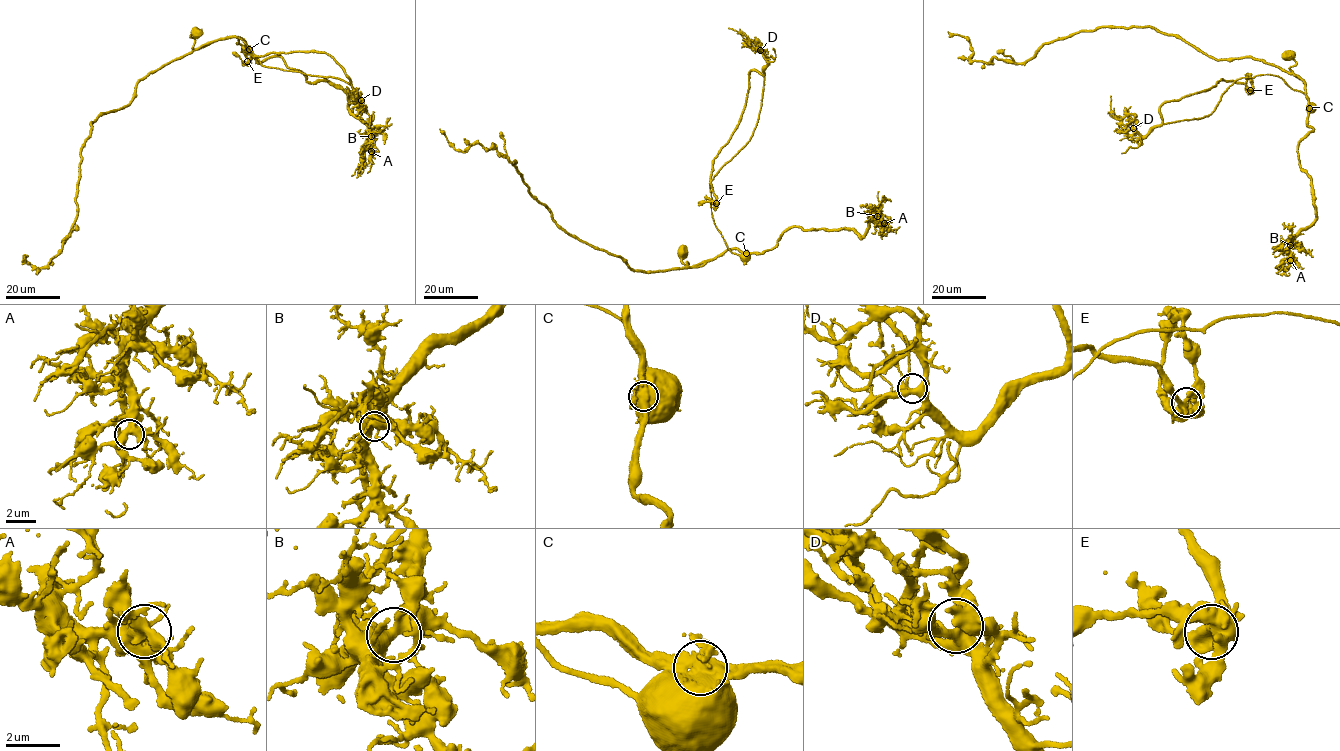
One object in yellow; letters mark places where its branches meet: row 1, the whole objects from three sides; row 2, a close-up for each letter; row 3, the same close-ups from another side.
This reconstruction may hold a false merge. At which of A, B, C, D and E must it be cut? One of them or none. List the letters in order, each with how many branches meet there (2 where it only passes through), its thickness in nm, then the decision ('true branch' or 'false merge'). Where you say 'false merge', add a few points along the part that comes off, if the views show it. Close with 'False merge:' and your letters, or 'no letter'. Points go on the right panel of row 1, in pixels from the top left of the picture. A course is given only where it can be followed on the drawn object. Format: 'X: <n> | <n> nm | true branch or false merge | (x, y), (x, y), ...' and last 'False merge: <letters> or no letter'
A: 5 | 480 nm | true branch
B: 4 | 460 nm | true branch
C: 4 | 700 nm | false merge | (1308, 107), (1307, 96), (1278, 76), (1237, 79), (1211, 114), (1158, 125), (1144, 136), (1115, 115), (1111, 96)
D: 5 | 420 nm | true branch
E: 5 | 400 nm | true branch
False merge: C

